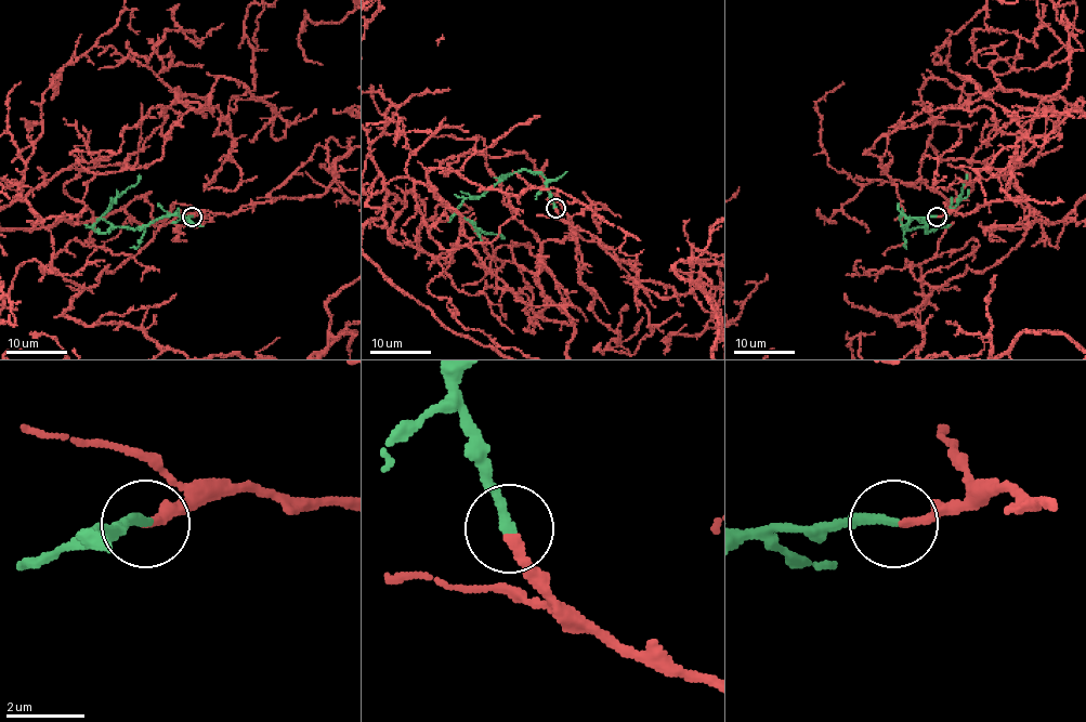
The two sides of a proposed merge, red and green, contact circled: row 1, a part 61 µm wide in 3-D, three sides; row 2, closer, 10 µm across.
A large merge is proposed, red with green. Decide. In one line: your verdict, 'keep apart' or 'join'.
join

